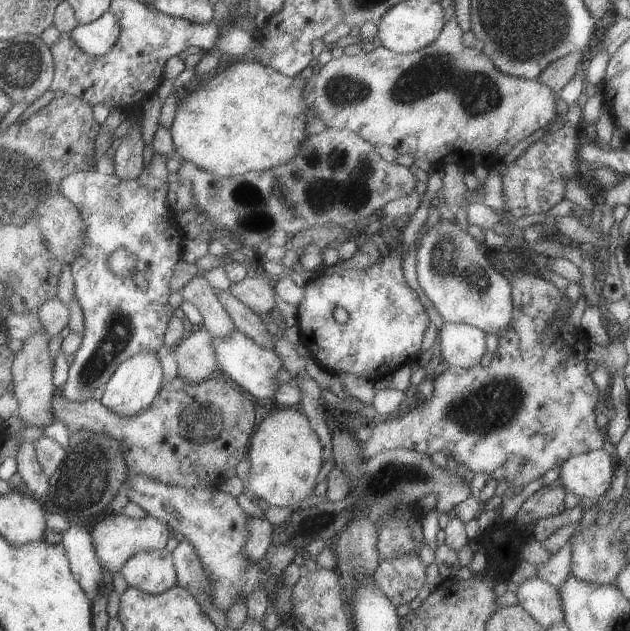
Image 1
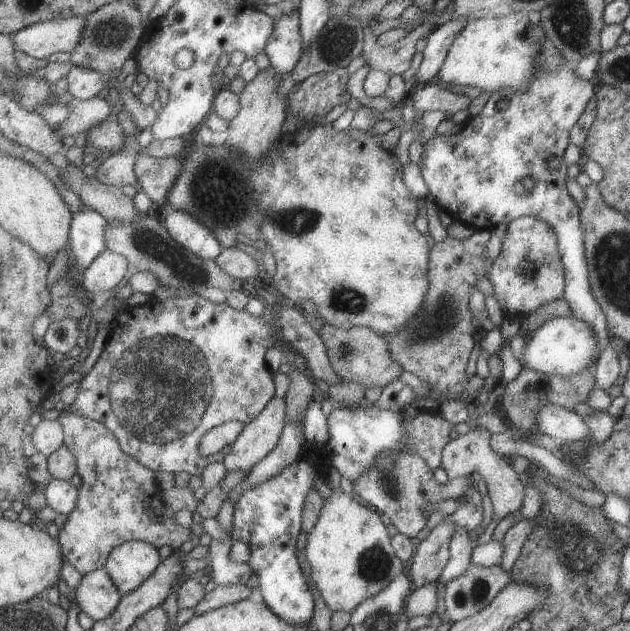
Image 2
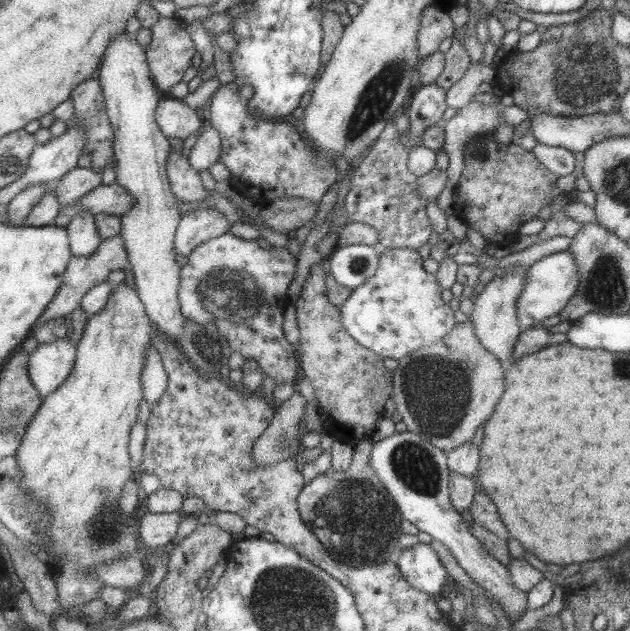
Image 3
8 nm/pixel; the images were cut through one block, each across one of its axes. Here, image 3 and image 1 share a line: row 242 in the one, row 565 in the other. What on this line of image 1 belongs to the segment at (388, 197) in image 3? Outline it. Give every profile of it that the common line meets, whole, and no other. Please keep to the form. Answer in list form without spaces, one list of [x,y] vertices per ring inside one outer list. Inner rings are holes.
[[[402,554],[394,560],[382,560],[374,572],[374,580],[397,608],[418,597],[426,584],[427,568],[420,554]]]

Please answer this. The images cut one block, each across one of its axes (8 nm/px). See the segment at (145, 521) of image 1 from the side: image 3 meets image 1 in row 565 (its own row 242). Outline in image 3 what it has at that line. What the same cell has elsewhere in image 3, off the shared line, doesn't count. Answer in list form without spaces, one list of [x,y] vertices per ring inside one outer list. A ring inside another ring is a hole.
[[[120,235],[103,240],[91,256],[73,255],[67,265],[66,272],[62,276],[62,285],[59,287],[58,293],[54,296],[52,302],[48,304],[46,311],[35,325],[34,331],[52,318],[59,318],[60,316],[69,317],[74,310],[81,307],[83,297],[88,290],[91,290],[98,284],[105,283],[112,271],[122,271],[128,262],[129,257],[125,250],[124,239]]]

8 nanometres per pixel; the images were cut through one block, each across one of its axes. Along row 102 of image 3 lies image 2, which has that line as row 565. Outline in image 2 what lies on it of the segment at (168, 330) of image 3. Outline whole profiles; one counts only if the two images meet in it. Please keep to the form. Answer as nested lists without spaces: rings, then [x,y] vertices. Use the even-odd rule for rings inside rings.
[[[126,541],[113,548],[105,569],[121,595],[134,592],[160,564],[158,549],[144,541]]]

